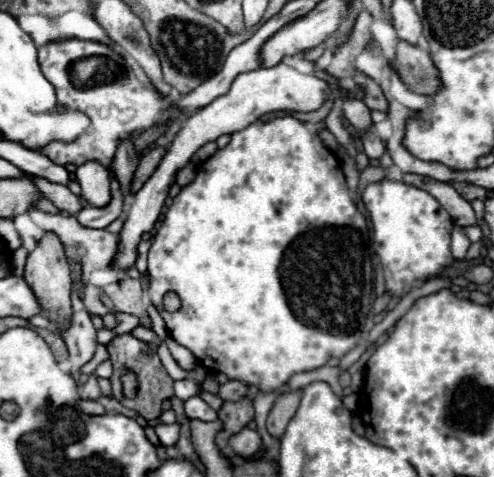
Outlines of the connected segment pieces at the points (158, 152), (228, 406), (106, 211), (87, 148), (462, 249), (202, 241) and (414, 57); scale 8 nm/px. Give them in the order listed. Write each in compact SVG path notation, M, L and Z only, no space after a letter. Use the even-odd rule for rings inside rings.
M154 148L154 150L150 150L148 154L142 156L138 170L134 174L134 180L132 180L132 194L136 194L142 188L142 184L154 174L154 170L158 168L164 154L166 154L166 148Z
M242 398L240 402L226 402L218 412L218 418L224 422L224 430L216 434L216 444L226 456L232 458L234 452L228 448L228 438L248 426L248 422L254 418L252 400Z
M112 178L112 202L106 208L82 208L78 212L78 222L88 228L106 228L122 214L122 192L116 178Z
M60 40L38 48L38 60L44 76L52 82L58 94L58 102L72 110L80 110L90 118L90 128L74 142L50 142L42 152L56 164L86 164L90 160L110 168L120 142L142 134L156 124L172 124L182 110L174 104L166 104L164 96L156 88L148 88L136 78L128 58L114 52L110 46L88 40Z
M456 226L454 232L452 232L452 244L450 244L450 250L452 250L452 256L456 260L464 260L466 252L470 248L470 240L464 236L464 232Z
M292 116L274 118L270 122L254 122L240 132L232 134L232 140L226 148L218 150L212 158L208 158L196 178L182 188L182 192L174 198L172 206L164 214L164 220L154 236L152 248L148 252L148 294L152 304L162 314L170 336L196 354L198 362L208 370L224 372L230 380L240 380L248 386L258 386L264 392L272 392L288 382L288 378L296 372L316 370L328 362L328 358L342 358L350 352L362 336L362 328L370 310L370 292L372 292L372 264L368 254L368 226L366 218L354 206L348 196L348 186L336 156L322 144L314 130L308 130L306 124ZM166 292L176 292L182 300L182 308L178 312L166 312L162 308L162 296Z
M398 42L396 52L396 70L408 90L418 94L440 92L440 76L436 76L436 66L426 50L408 42Z

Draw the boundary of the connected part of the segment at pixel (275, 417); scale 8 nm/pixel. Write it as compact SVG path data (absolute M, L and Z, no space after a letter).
M288 390L288 392L282 392L274 404L274 408L270 410L270 416L268 416L268 432L272 436L282 436L288 422L292 420L292 416L296 414L298 410L298 404L300 404L300 398L302 398L302 390Z

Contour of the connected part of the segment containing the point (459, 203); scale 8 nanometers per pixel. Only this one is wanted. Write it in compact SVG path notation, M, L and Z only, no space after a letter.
M404 174L404 182L430 192L448 210L454 224L458 224L458 226L474 226L476 224L476 216L474 216L470 202L464 200L450 184L444 184L444 182L426 178L426 176L416 176L416 174Z

